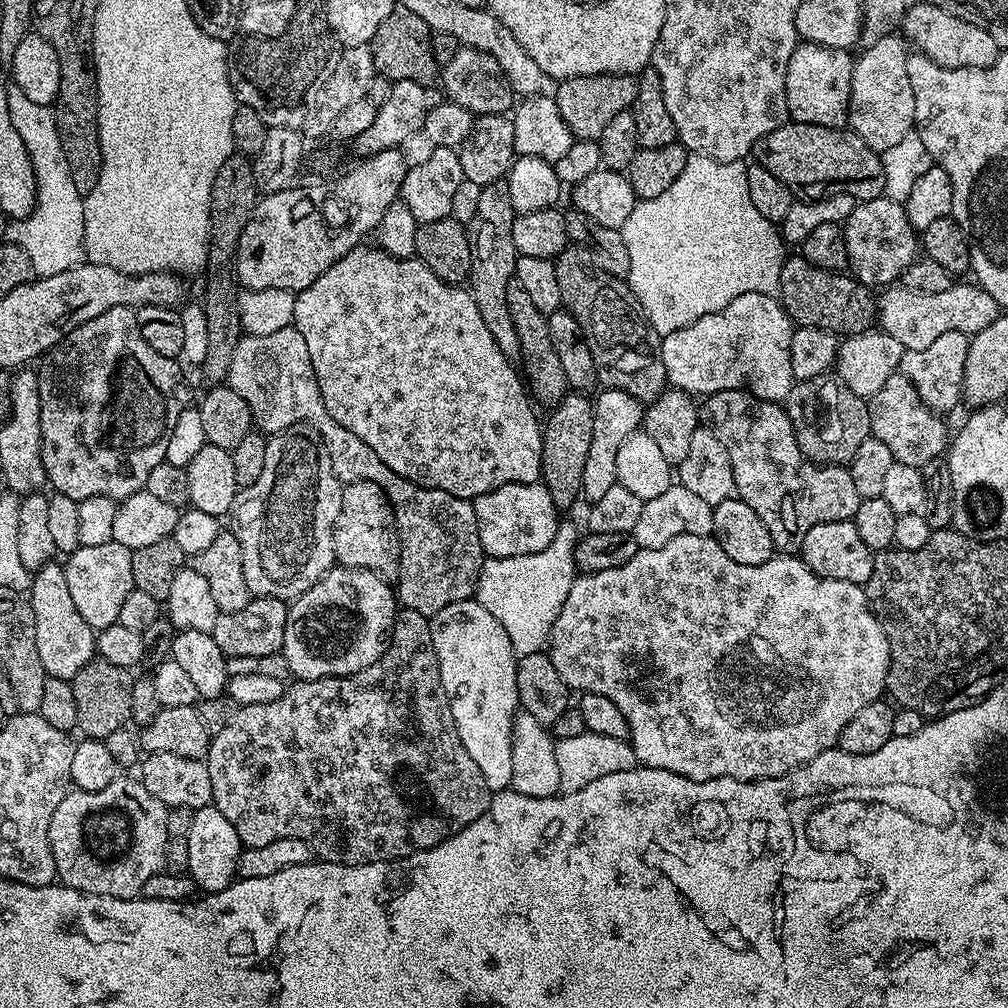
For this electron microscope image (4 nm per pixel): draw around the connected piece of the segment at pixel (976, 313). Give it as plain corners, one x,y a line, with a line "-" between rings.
953,283
950,290
942,294
915,292
903,286
892,286
881,291
878,296
878,324
883,331
890,333
906,350
926,350
941,334
947,332
966,332
975,334
986,330
990,322
1001,315
1000,305
986,294
986,290
975,283

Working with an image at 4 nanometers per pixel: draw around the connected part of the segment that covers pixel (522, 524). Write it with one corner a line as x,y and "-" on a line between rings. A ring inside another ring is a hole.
543,482
535,484
507,484
490,490
472,501
478,518
478,538
484,547
485,557
510,558
522,554
538,554
554,542
562,523
550,490

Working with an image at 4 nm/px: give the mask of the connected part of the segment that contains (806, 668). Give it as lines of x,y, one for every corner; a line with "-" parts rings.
682,534
678,538
670,538
670,542
666,542
666,546
641,548
634,554
634,558
630,558
630,562
626,562
626,566
614,566
614,570
577,575
575,582
570,586
570,594
566,594
566,602
562,602
562,610
552,627
550,655
554,662
554,670
558,670
558,674
562,674
562,682
566,682
569,689
576,691
577,688
577,693
580,694
586,692
602,694
606,698
610,698
610,702
614,702
614,706
618,706
618,710
622,710
622,718
626,718
628,723
628,740
632,745
637,761
643,767
670,770
670,774
678,774
682,778
690,778
698,782
706,782
714,778
769,780
775,776
785,776
787,772
792,772
795,768
802,767
806,762
818,758
818,754
837,747
840,743
842,730
846,728
846,722
850,722
850,718
854,718
854,714
858,714
858,710
870,706
870,702
879,700
885,695
888,667
890,666
890,646
884,633
884,627
881,626
877,616
872,613
872,607
868,604
868,599
861,585
854,582
838,582
834,578
822,578
818,574
814,574
814,570
807,568
804,561
796,554
774,554
758,566
742,566
742,562
734,562
734,558
730,558
726,554
726,550
722,550
722,546
718,546
715,536
699,536
698,534

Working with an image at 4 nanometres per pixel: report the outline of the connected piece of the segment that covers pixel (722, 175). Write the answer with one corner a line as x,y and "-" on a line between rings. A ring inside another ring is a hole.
695,154
689,155
686,166
678,178
674,178
673,184
663,194
658,194
658,198
649,200
637,200
634,210
630,210
630,218
626,218
624,227
624,241
626,250
630,253
630,270
626,277
626,283
636,295
636,301
640,303
641,310
654,326
654,330
660,333
661,337
669,336
674,330
702,318
706,314
714,314
722,310
722,306
730,306
734,298
742,294
766,294
776,296
780,291
780,279
782,278
782,266
786,259
786,241
780,235
777,225
773,221
762,218
758,214
758,209
754,202
750,202
750,186
746,186
747,167
741,161
735,160
729,164
718,162
714,158
706,158

